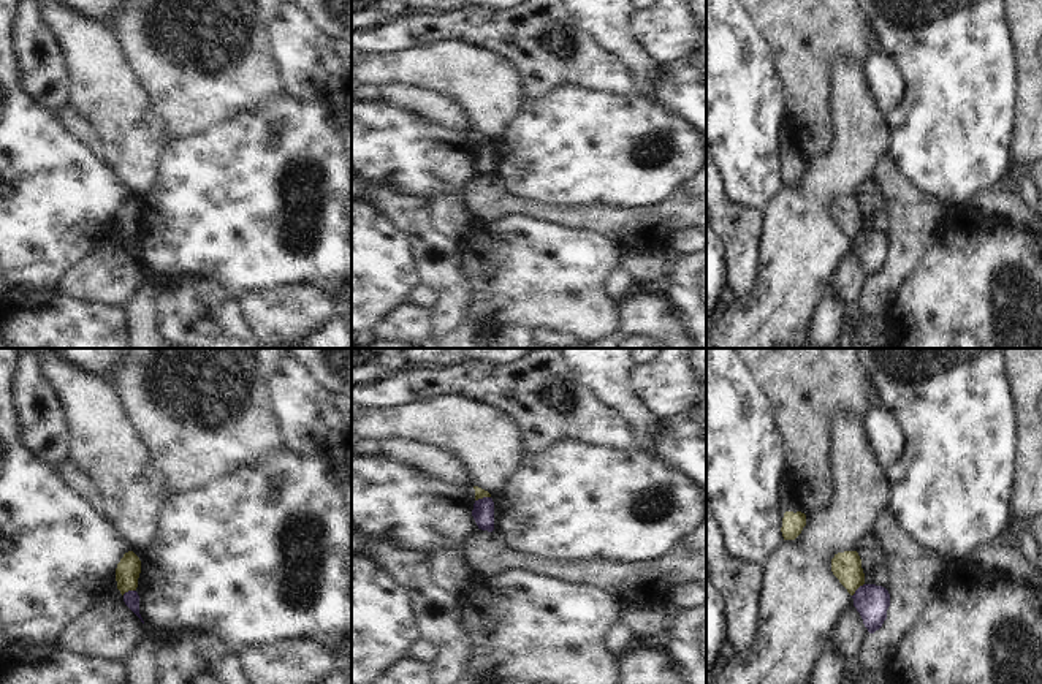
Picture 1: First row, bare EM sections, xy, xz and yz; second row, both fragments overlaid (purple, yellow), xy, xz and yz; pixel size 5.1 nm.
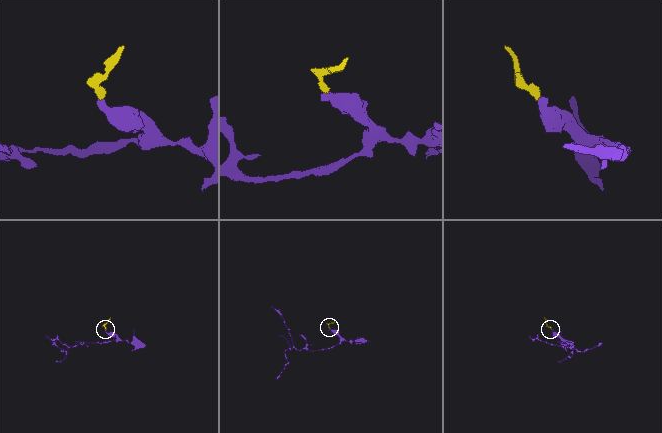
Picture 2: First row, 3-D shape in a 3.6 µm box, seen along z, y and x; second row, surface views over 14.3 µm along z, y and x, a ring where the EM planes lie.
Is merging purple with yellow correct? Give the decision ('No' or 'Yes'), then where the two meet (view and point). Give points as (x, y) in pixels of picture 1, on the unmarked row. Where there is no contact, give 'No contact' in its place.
No. Touches purple at yz (857, 235).

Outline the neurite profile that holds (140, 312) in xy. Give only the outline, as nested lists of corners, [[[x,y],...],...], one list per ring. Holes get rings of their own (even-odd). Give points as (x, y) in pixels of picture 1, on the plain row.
[[[147,276],[125,307],[130,329],[130,348],[168,348],[155,329],[155,287]]]

